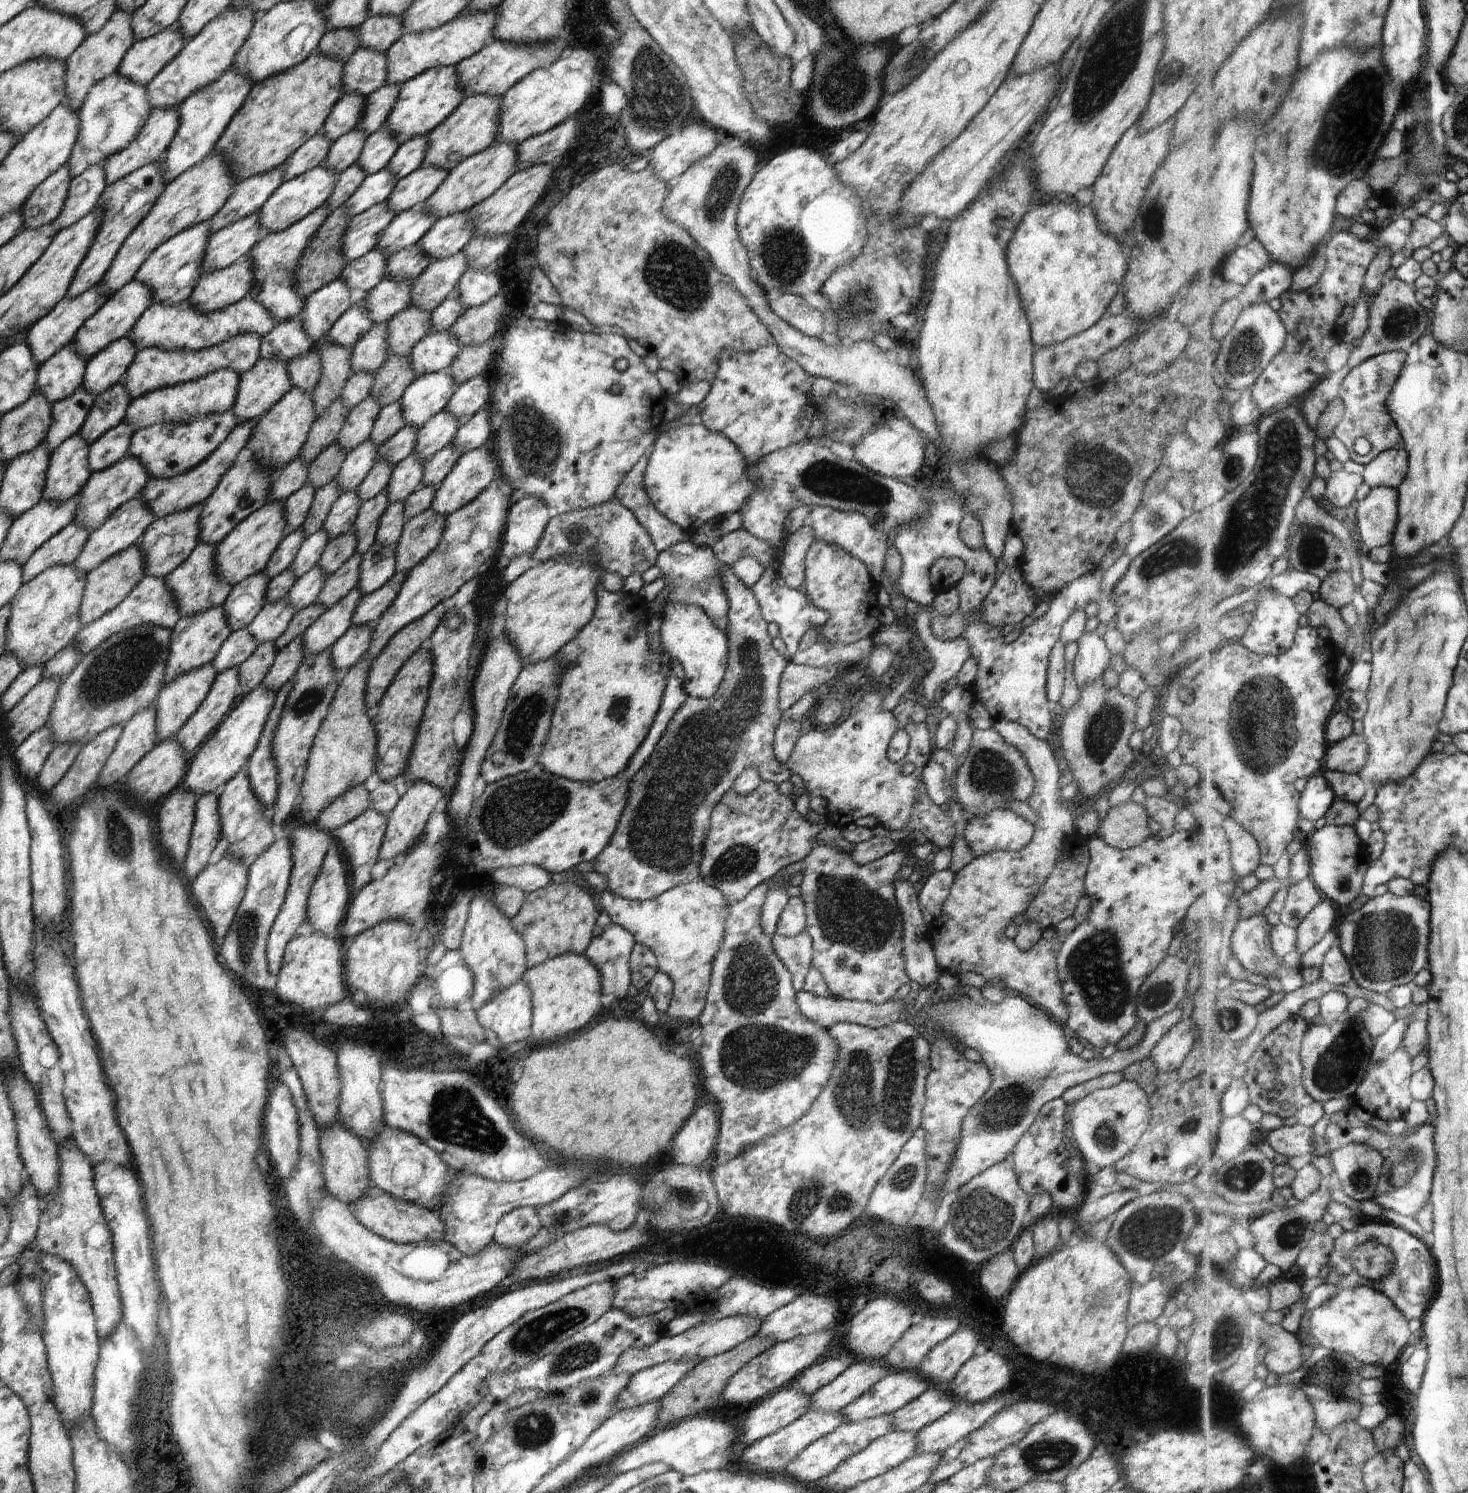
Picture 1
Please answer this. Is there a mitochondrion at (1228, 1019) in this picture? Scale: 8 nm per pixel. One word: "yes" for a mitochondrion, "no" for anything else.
yes

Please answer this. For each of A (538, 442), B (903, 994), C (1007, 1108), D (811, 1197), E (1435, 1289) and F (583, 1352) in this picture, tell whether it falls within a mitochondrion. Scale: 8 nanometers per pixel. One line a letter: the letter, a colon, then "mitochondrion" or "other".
A: mitochondrion
B: other
C: mitochondrion
D: mitochondrion
E: other
F: mitochondrion

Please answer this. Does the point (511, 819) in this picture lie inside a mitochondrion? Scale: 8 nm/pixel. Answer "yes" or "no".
yes

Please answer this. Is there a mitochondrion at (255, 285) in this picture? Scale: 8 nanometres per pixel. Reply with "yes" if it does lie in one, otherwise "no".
no

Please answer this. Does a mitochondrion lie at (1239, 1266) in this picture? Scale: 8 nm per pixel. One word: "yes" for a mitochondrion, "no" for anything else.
no

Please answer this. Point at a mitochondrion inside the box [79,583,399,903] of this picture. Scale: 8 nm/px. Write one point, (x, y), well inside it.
(119, 837)

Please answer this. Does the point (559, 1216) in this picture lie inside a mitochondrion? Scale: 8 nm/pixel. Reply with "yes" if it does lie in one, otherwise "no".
yes

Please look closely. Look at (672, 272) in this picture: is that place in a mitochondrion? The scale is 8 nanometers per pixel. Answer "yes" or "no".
yes

